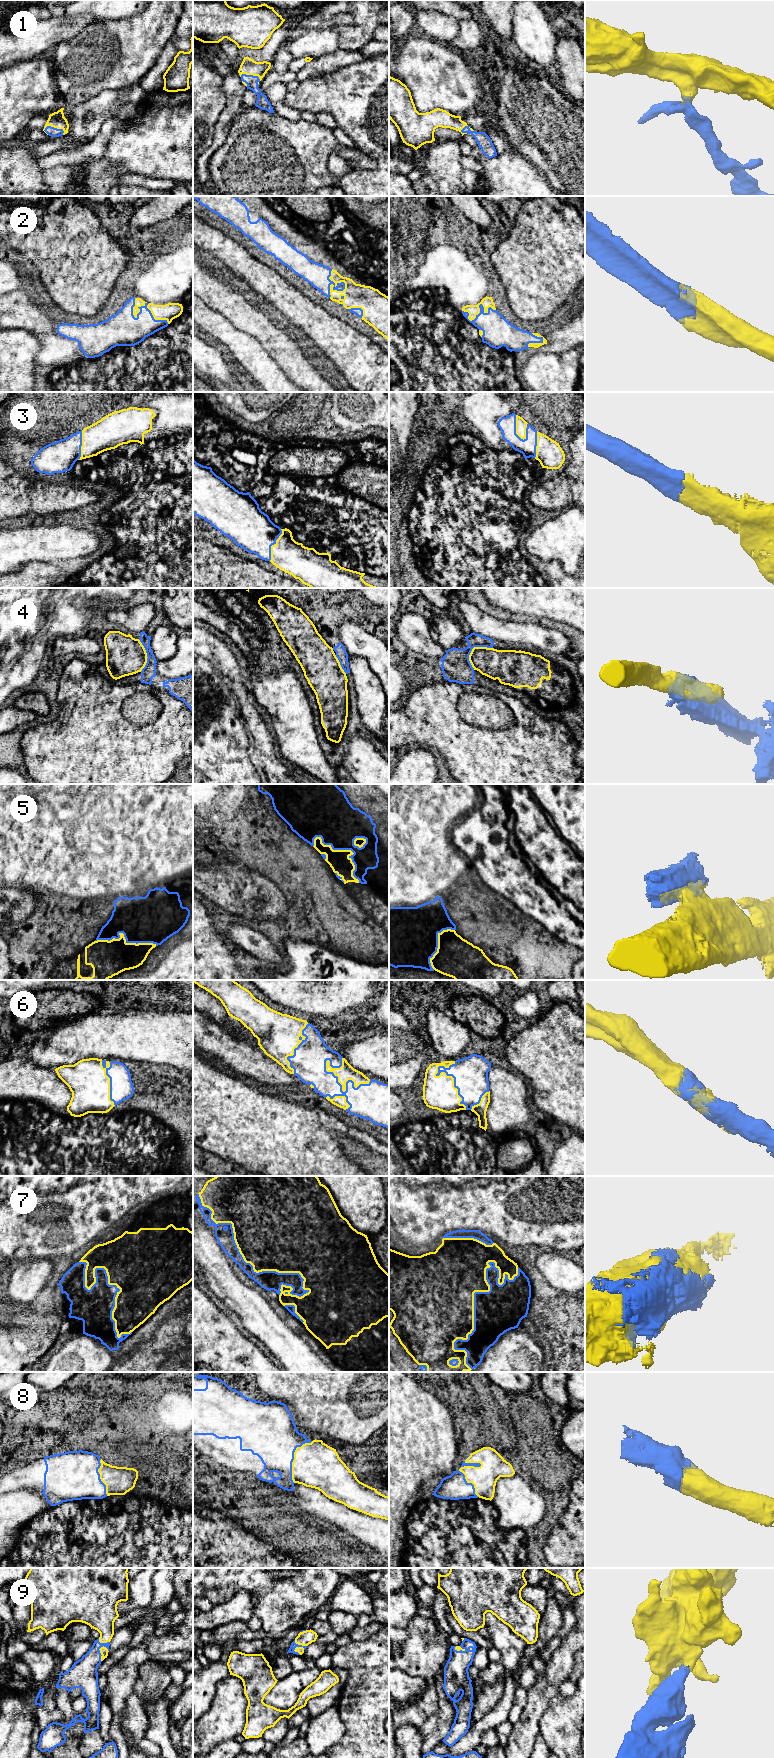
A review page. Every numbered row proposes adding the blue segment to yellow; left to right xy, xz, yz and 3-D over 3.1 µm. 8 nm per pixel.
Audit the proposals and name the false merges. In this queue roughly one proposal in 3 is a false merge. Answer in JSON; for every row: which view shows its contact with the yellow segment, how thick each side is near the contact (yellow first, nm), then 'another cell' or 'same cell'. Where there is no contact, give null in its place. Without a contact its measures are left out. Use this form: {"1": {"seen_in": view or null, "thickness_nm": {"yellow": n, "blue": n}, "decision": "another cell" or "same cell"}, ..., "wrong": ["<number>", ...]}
{"1": {"seen_in": "xy", "thickness_nm": {"yellow": 130, "blue": 80}, "decision": "same cell"}, "2": {"seen_in": "xy", "thickness_nm": {"yellow": 70, "blue": 280}, "decision": "same cell"}, "3": {"seen_in": "yz", "thickness_nm": {"yellow": 90, "blue": 140}, "decision": "same cell"}, "4": {"seen_in": "yz", "thickness_nm": {"yellow": 240, "blue": 240}, "decision": "same cell"}, "5": {"seen_in": "xz", "thickness_nm": {"yellow": 170, "blue": 360}, "decision": "another cell"}, "6": {"seen_in": "xz", "thickness_nm": {"yellow": 130, "blue": 300}, "decision": "same cell"}, "7": {"seen_in": "xz", "thickness_nm": {"yellow": 500, "blue": 140}, "decision": "same cell"}, "8": {"seen_in": "xz", "thickness_nm": {"yellow": 360, "blue": 400}, "decision": "same cell"}, "9": {"seen_in": "xy", "thickness_nm": {"yellow": 70, "blue": 220}, "decision": "same cell"}, "wrong": ["5"]}

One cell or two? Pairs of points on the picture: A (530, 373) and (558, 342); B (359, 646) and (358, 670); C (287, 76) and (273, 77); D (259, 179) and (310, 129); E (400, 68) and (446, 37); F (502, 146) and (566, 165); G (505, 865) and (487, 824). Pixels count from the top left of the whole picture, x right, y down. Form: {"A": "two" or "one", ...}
{"A": "two", "B": "two", "C": "one", "D": "one", "E": "two", "F": "two", "G": "one"}

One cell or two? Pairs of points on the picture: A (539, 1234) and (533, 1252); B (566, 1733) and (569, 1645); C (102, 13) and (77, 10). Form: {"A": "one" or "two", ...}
{"A": "two", "B": "two", "C": "one"}

